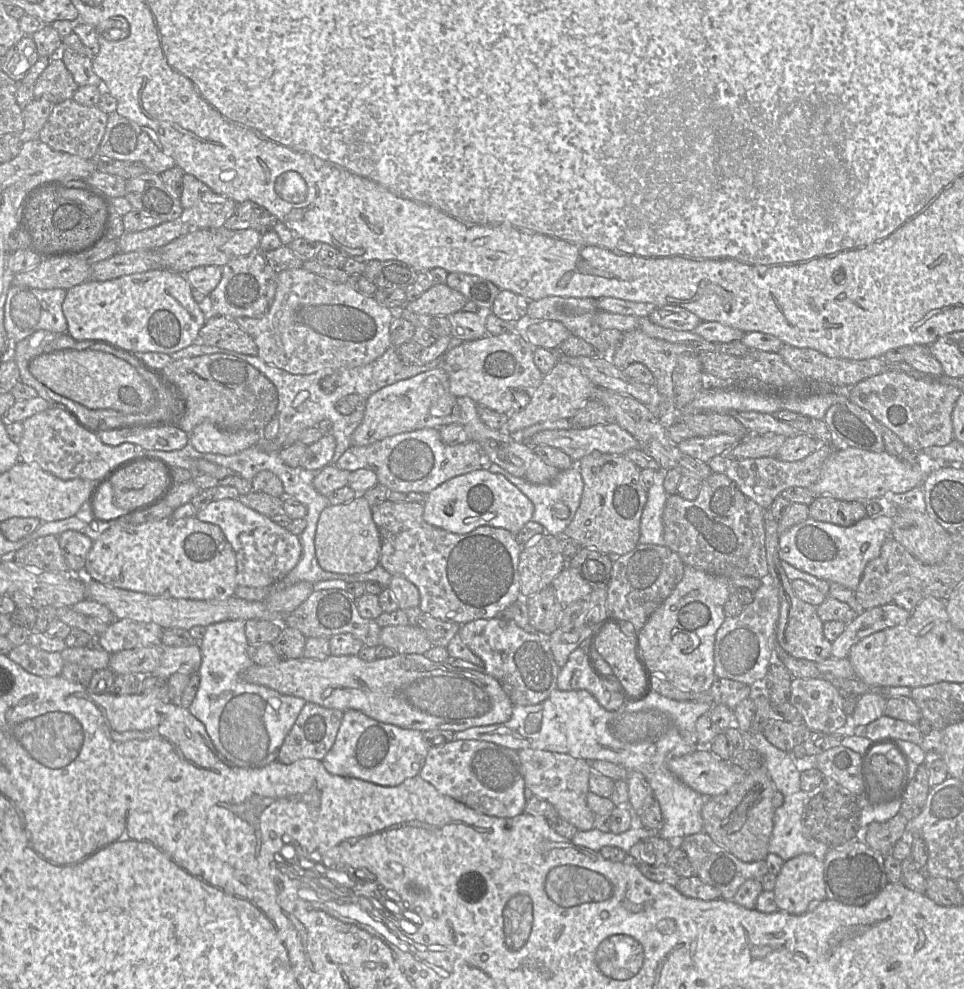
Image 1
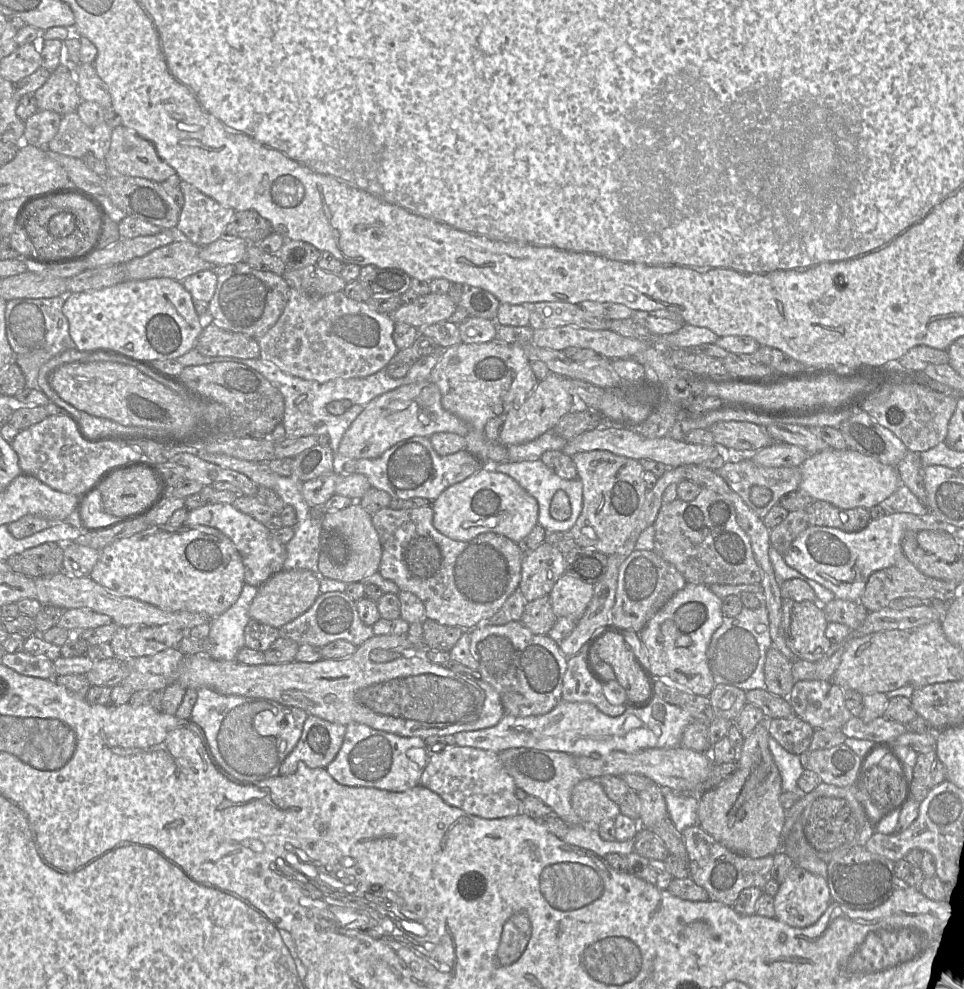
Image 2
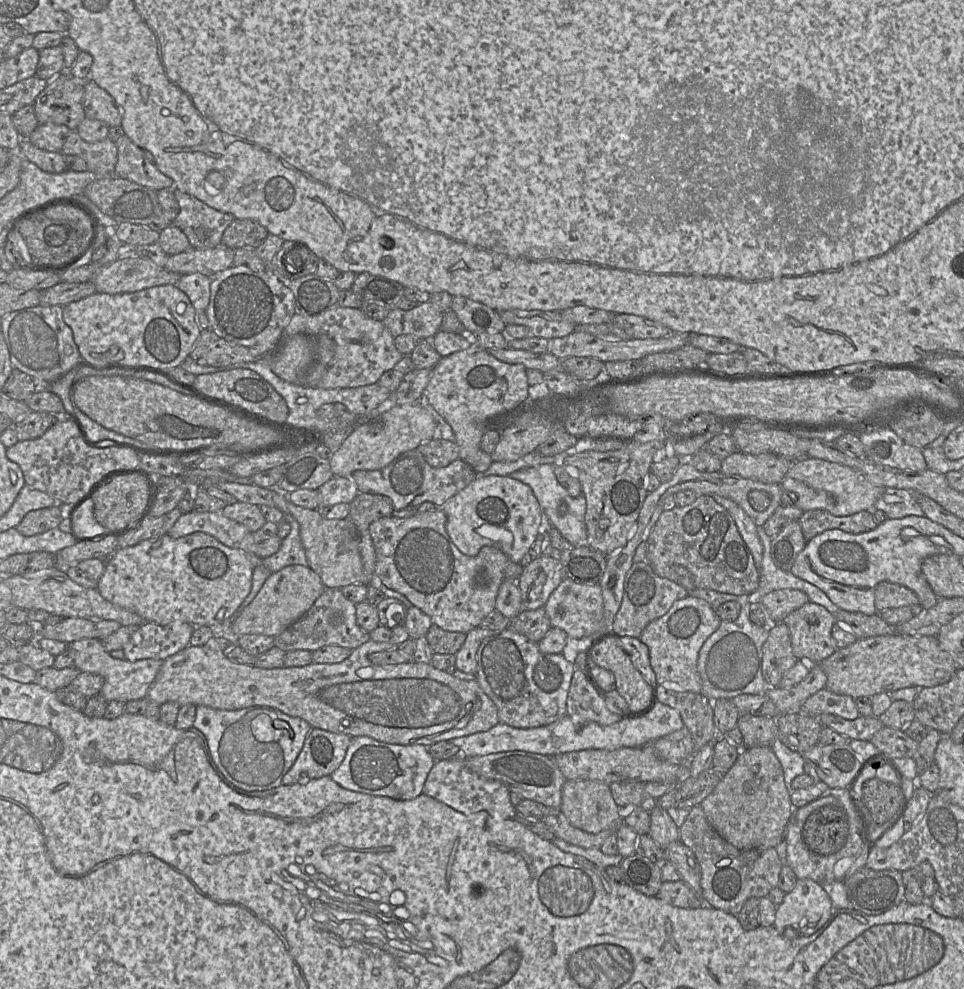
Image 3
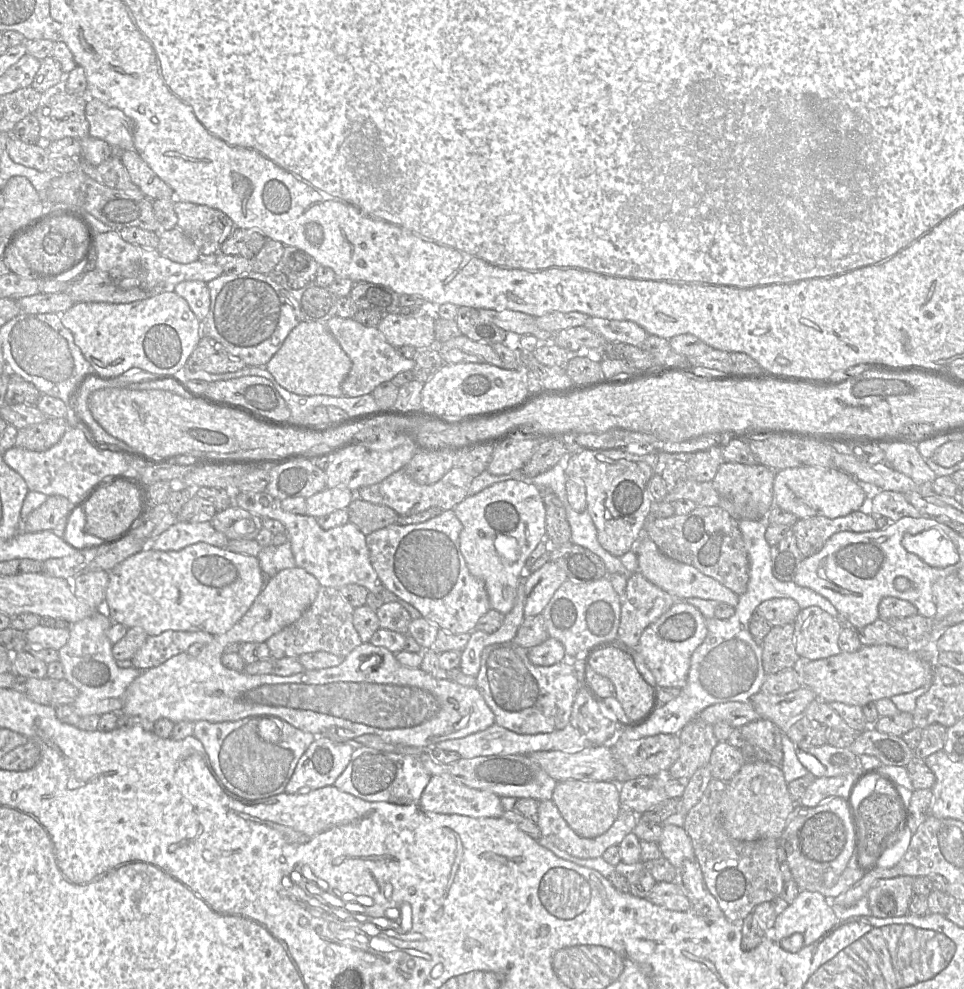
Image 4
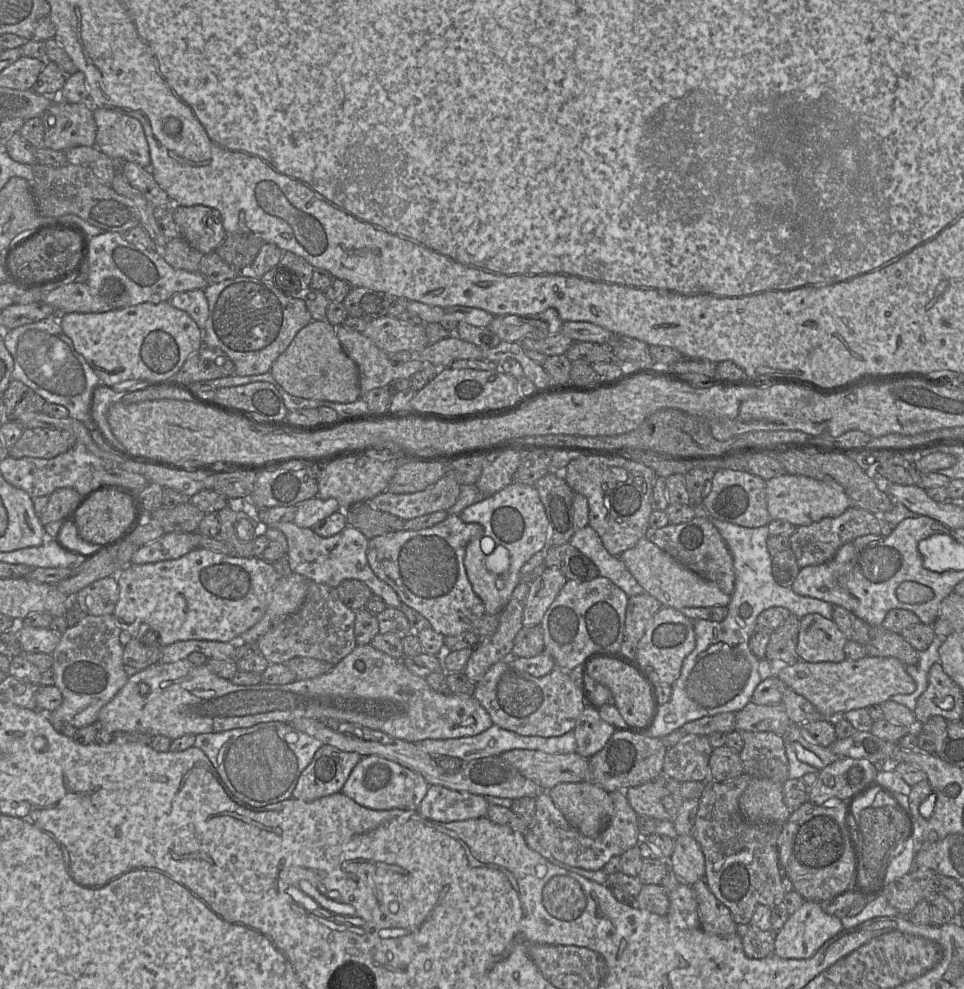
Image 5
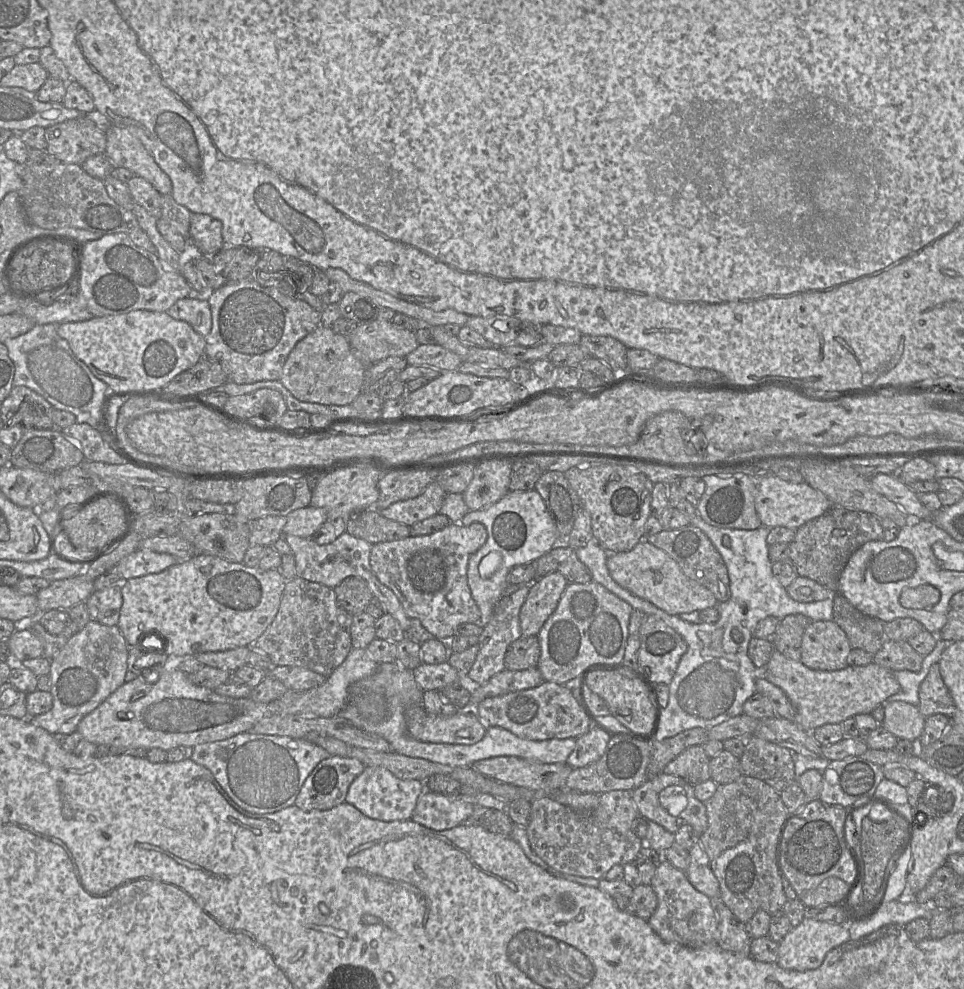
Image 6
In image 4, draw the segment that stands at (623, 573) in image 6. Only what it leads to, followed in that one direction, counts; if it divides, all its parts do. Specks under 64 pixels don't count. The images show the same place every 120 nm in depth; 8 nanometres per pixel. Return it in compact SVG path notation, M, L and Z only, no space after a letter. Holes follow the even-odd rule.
M642 536L633 549L638 557L638 571L651 583L666 591L678 600L687 598L701 598L716 600L736 607L739 595L728 589L714 578L704 575L695 567L671 559L664 555L657 545L648 537Z

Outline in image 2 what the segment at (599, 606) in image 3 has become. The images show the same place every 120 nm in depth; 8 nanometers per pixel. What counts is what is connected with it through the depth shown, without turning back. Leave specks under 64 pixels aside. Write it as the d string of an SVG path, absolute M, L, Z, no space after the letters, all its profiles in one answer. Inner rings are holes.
M564 573L550 592L553 612L557 617L578 621L587 609L594 586Z

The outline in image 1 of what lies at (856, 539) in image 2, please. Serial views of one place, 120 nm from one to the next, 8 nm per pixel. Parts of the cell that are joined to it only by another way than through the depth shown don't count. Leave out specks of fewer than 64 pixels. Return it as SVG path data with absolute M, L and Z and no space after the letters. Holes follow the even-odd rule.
M866 516L852 526L842 527L808 518L781 532L779 556L800 571L855 592L865 566L879 556L882 545L892 536L893 522L891 516Z

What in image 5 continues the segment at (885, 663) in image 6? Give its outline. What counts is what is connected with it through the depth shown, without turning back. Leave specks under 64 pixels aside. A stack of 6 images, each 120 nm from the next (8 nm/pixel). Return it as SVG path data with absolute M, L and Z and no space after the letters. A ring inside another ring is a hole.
M882 626L872 627L866 650L869 656L893 657L904 665L916 665L919 659L918 651L900 634L891 632Z

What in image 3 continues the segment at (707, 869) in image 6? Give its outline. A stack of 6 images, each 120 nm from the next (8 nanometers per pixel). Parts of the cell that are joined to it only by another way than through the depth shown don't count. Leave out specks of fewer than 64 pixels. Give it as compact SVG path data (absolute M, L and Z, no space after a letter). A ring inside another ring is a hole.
M648 799L647 810L650 814L650 830L648 835L662 849L680 840L679 828L669 816L667 810L657 804L656 800Z

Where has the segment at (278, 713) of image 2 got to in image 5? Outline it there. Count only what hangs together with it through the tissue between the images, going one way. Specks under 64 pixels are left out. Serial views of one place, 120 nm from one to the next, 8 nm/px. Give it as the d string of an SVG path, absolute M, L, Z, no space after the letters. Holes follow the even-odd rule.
M274 721L274 722L259 723L248 728L236 728L236 729L222 731L222 732L201 733L201 734L195 735L194 746L202 750L205 753L205 755L208 757L215 771L217 772L218 776L224 783L225 788L228 790L228 792L230 793L230 795L232 796L235 802L237 802L239 805L245 808L262 808L267 805L293 799L291 798L292 792L295 788L295 785L297 783L297 780L300 774L310 764L315 753L323 744L324 743L321 740L318 740L304 732L301 732L289 724Z

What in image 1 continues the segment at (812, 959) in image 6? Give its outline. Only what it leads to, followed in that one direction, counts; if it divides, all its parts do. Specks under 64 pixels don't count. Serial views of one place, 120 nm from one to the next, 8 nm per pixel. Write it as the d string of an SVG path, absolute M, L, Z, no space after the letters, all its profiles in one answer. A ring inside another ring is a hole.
M801 854L784 862L774 887L775 901L780 911L801 915L815 903L826 899L823 860L812 854Z

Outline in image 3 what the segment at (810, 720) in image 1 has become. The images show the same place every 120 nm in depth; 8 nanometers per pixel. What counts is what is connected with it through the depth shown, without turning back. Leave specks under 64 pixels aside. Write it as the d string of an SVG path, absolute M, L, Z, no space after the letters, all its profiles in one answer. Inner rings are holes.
M827 688L810 696L802 705L801 713L815 718L822 714L832 714L846 720L855 720L860 716L852 697L835 694Z

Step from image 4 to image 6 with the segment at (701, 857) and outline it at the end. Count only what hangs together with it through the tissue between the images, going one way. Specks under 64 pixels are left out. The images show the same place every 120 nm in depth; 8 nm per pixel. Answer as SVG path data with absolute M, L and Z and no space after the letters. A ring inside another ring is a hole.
M742 775L734 782L718 785L714 795L704 805L708 825L699 837L699 843L706 851L711 869L719 882L720 900L745 924L758 910L771 916L781 912L787 898L778 866L778 845L782 828L790 814L780 793L762 780Z

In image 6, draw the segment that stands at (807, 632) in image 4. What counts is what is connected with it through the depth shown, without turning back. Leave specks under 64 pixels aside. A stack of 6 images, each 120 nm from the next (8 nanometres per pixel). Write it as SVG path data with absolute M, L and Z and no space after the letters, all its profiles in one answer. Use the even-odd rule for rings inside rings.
M812 621L804 631L801 662L819 671L841 670L850 665L851 645L833 621Z

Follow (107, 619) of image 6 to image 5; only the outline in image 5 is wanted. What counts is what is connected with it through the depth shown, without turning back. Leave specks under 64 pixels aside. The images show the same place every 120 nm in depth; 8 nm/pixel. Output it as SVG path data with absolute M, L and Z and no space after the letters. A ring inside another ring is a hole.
M116 576L102 578L80 590L74 603L85 615L113 615L119 600L119 586Z

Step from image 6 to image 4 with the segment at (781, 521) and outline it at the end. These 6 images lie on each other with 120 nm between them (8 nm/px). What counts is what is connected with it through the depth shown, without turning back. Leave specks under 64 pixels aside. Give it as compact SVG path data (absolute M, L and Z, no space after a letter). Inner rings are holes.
M800 466L776 471L773 495L775 505L799 519L814 516L835 519L861 509L867 501L868 490L857 479L836 467Z

